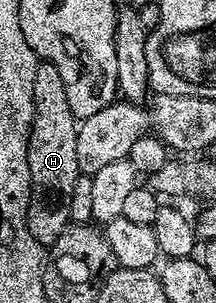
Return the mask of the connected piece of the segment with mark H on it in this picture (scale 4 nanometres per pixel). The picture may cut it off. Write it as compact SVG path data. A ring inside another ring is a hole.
M40 62L34 74L33 121L31 132L27 138L27 164L29 165L29 177L31 178L31 192L29 193L29 205L27 206L27 228L31 236L45 249L54 245L57 237L61 237L61 233L72 222L70 202L74 186L81 174L77 165L78 132L79 123L73 115L73 110L69 107L61 75L52 63Z

